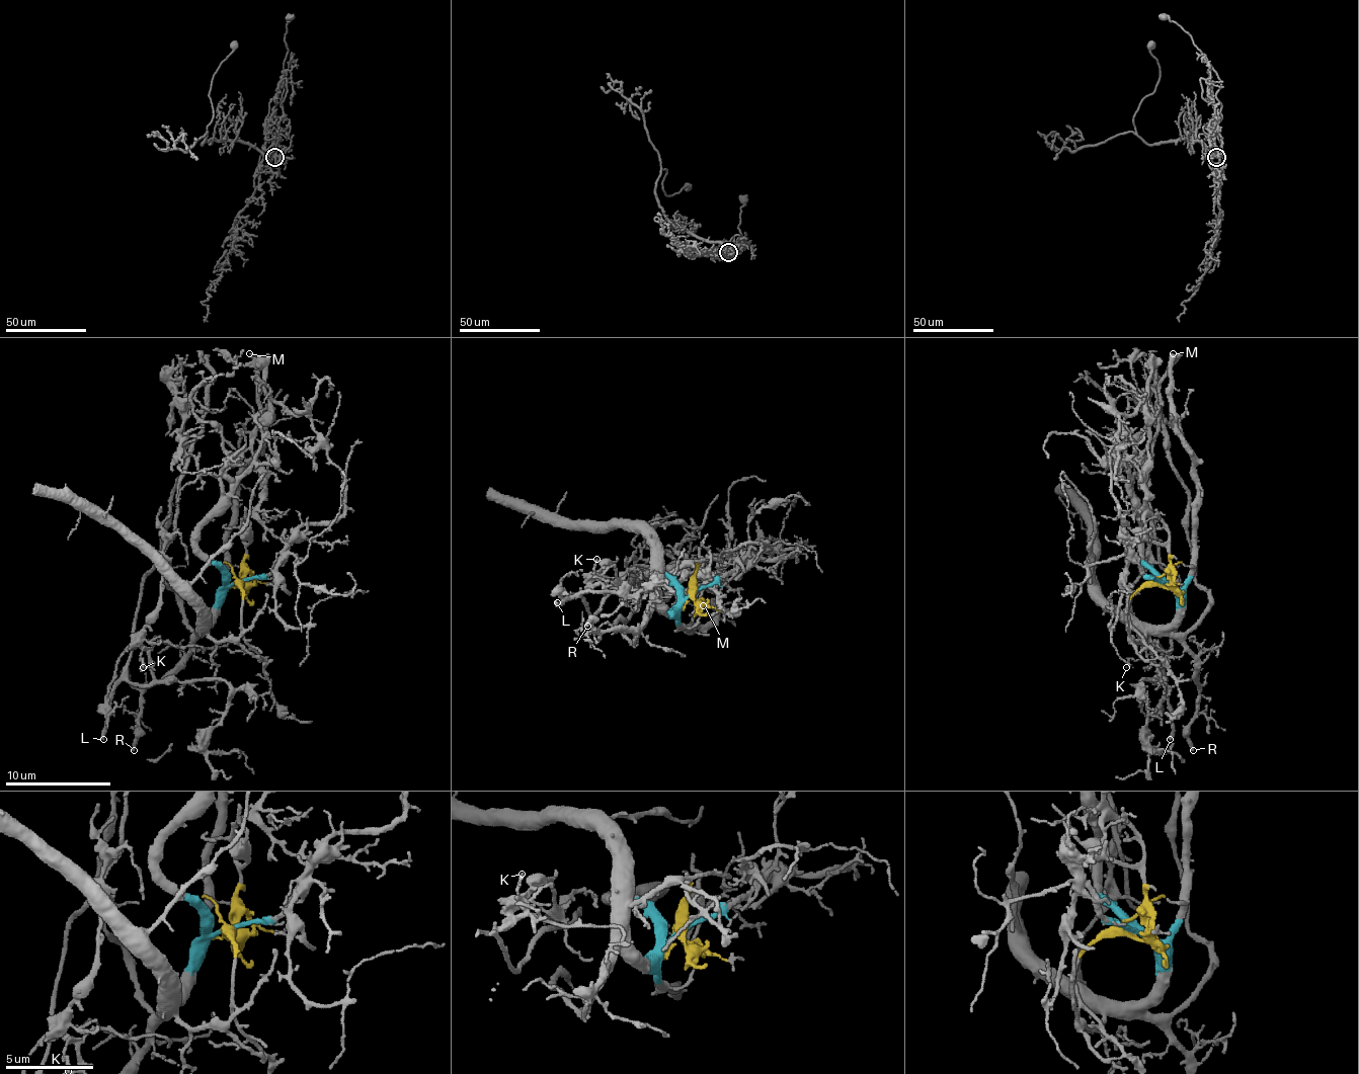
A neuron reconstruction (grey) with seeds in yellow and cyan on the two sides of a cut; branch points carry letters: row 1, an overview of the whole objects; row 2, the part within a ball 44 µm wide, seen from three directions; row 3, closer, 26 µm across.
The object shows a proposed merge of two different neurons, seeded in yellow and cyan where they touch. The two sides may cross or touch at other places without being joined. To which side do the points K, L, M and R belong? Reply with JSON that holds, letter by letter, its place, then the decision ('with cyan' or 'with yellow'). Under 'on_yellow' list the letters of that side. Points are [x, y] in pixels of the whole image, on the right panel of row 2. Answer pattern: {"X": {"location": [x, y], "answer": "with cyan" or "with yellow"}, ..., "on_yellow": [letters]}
{"K": {"location": [1126, 667], "answer": "with yellow"}, "L": {"location": [1170, 739], "answer": "with yellow"}, "M": {"location": [1173, 353], "answer": "with cyan"}, "R": {"location": [1193, 750], "answer": "with cyan"}, "on_yellow": ["K", "L"]}

